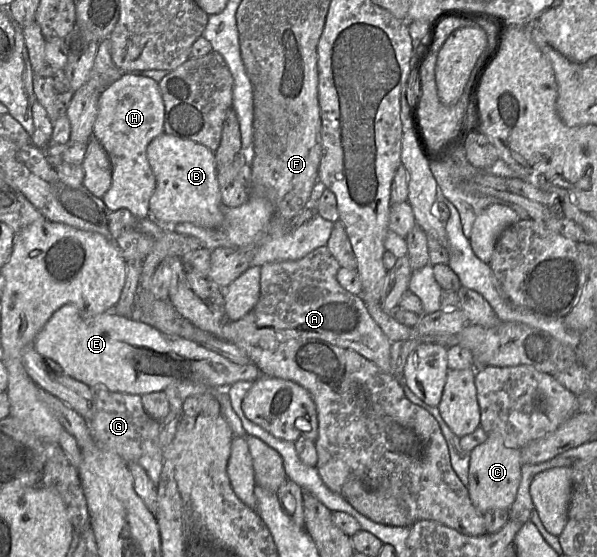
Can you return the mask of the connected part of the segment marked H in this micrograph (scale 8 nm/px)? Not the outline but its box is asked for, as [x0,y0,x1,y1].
[93,72,165,219]

